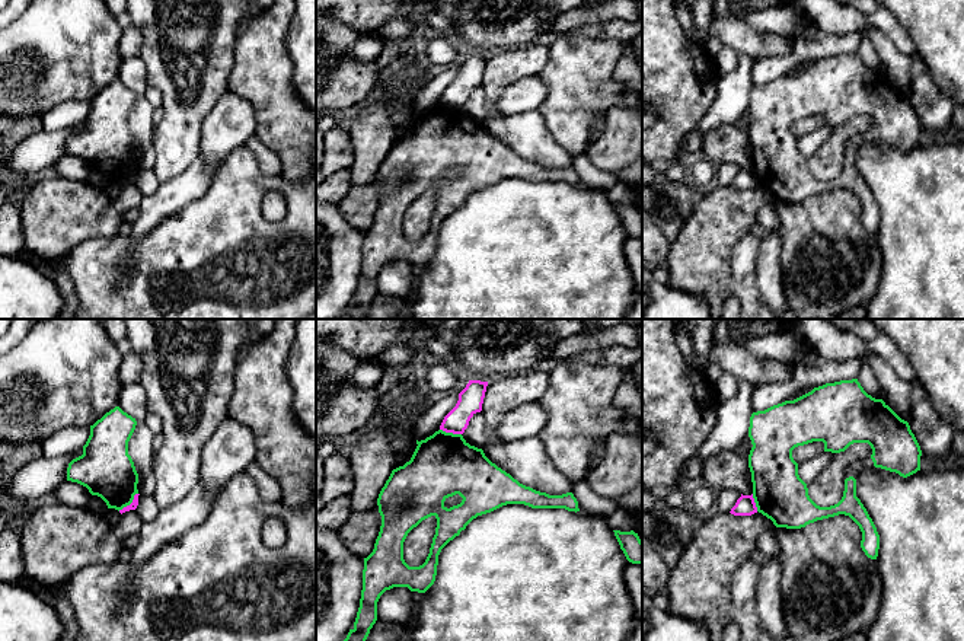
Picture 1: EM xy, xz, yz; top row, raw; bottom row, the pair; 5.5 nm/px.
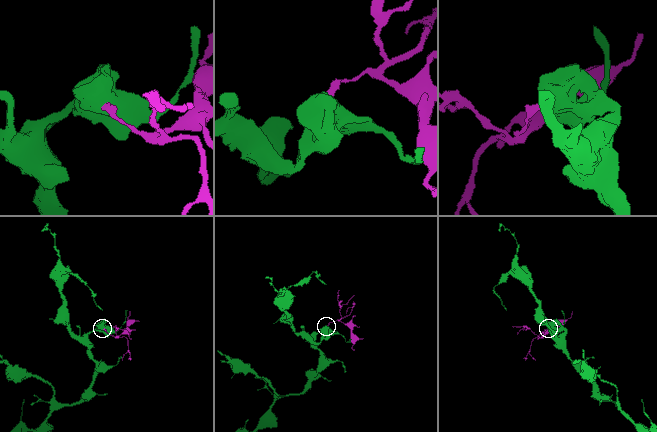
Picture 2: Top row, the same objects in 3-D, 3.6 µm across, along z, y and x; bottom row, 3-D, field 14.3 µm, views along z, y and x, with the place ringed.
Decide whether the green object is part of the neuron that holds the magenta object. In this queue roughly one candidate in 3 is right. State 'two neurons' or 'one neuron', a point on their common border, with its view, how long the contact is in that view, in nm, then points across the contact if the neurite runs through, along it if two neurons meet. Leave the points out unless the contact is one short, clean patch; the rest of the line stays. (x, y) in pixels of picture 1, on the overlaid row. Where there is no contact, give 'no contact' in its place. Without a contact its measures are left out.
two neurons; contact xy (130, 504); length 150 nm; border xy (137, 493), (128, 504), (118, 510)

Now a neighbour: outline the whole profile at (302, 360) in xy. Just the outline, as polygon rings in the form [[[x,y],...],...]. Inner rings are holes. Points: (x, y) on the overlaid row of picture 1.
[[[316,319],[296,322],[287,379],[293,389],[293,412],[301,427],[316,439]]]

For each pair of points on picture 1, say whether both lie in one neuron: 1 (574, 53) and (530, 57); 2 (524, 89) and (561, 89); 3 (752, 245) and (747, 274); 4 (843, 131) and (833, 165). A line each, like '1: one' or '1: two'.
1: two
2: two
3: one
4: one

